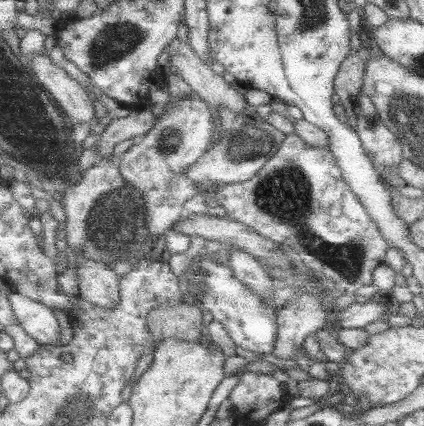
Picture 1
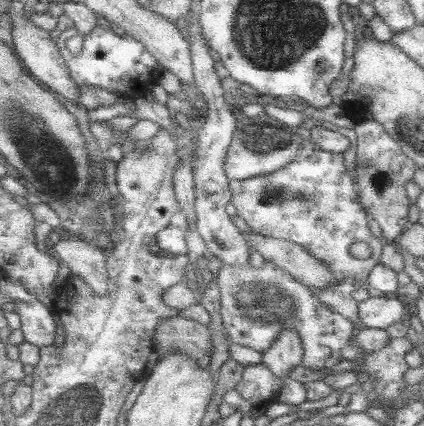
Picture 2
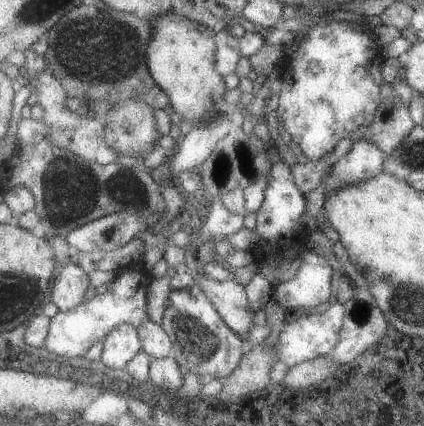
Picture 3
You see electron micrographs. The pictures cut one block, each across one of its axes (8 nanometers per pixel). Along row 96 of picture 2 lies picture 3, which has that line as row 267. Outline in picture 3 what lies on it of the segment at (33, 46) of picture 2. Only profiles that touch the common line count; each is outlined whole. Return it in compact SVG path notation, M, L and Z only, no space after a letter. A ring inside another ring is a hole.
M75 262L71 266L61 268L59 276L55 278L55 284L51 286L51 302L61 310L77 310L85 302L85 294L89 292L89 276L83 268L79 268Z

